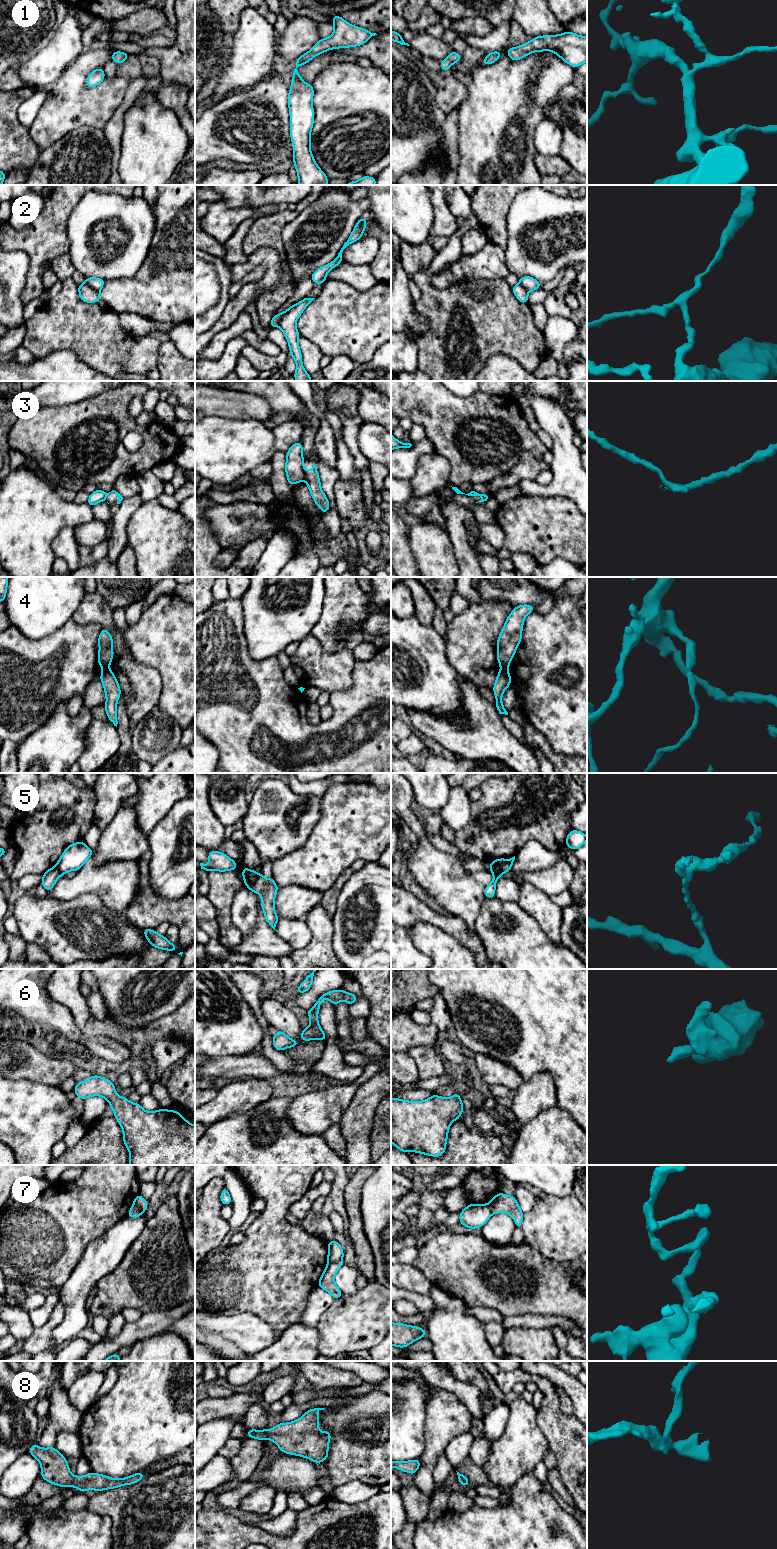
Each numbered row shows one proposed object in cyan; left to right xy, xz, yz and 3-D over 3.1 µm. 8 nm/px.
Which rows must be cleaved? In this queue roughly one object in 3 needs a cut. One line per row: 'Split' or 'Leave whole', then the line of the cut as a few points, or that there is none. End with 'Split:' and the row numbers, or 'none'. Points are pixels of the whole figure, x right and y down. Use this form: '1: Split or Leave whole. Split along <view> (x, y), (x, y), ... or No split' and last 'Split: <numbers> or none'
1: Leave whole. No split
2: Split. Split along xz (296, 304), (281, 318), (277, 325)
3: Split. Split along xz (303, 463), (303, 473), (305, 476)
4: Split. Split along yz (501, 667), (505, 668)
5: Split. Split along xz (258, 873), (255, 882), (249, 889)
6: Leave whole. No split
7: Split. Split along xz (341, 1258), (328, 1263)
8: Leave whole. No split
Split: 2, 3, 4, 5, 7

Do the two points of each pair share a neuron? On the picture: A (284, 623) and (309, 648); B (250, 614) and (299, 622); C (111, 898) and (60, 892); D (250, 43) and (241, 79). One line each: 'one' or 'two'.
A: two
B: one
C: one
D: one

